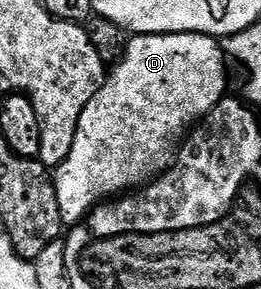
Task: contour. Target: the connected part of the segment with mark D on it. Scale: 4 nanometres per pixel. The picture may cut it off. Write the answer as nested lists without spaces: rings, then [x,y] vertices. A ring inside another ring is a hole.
[[[182,31],[180,35],[132,34],[127,40],[127,48],[122,59],[110,68],[109,74],[99,87],[99,92],[91,98],[89,105],[85,105],[85,109],[81,113],[81,121],[77,121],[77,137],[73,137],[73,149],[69,149],[69,157],[65,157],[65,161],[60,167],[54,168],[53,178],[55,181],[55,192],[57,193],[57,205],[61,209],[61,217],[64,224],[82,224],[97,205],[110,200],[112,197],[122,196],[132,189],[142,188],[148,181],[158,179],[174,163],[183,140],[187,138],[192,128],[198,124],[200,119],[205,118],[228,94],[226,62],[228,63],[228,60],[225,58],[225,52],[220,40],[210,35],[194,35],[188,31]]]

